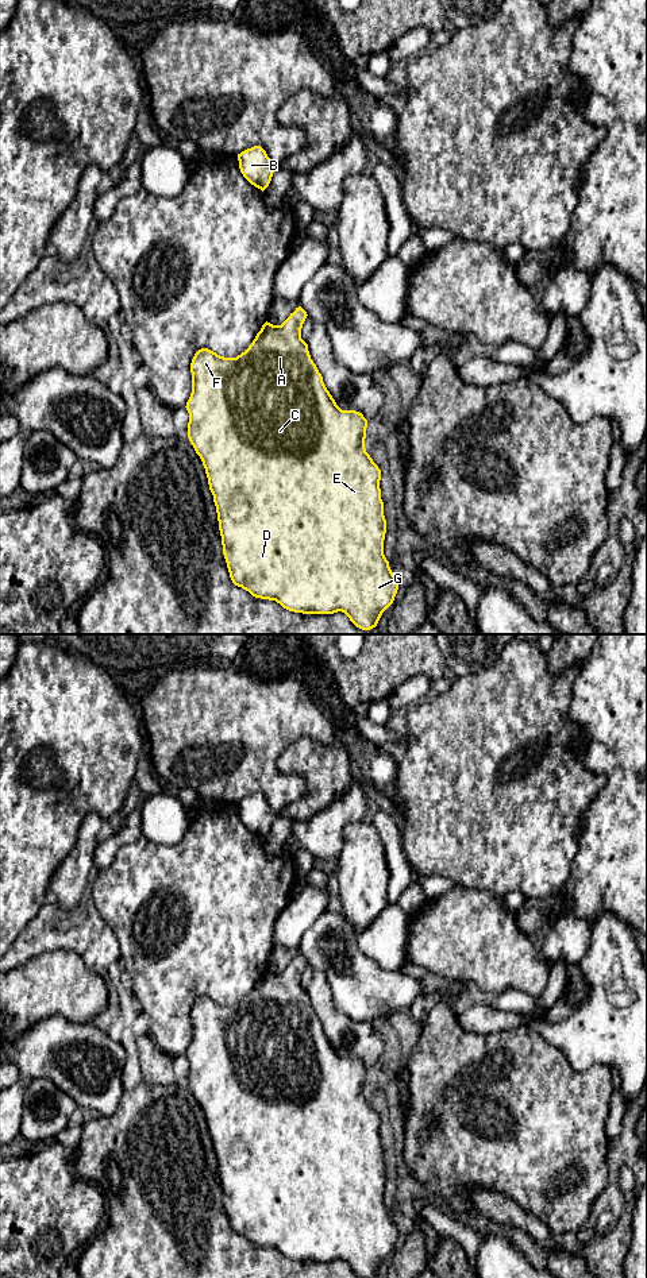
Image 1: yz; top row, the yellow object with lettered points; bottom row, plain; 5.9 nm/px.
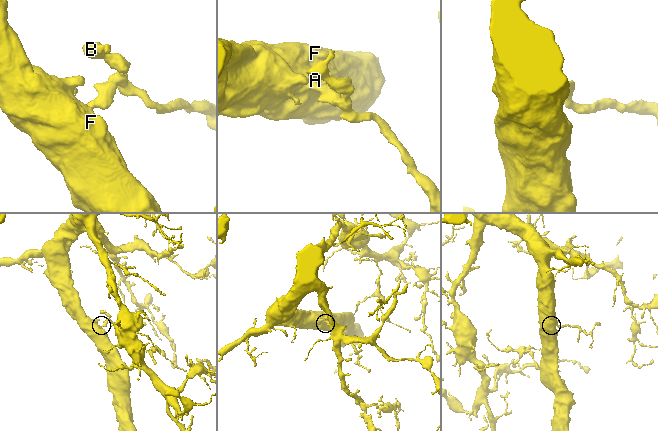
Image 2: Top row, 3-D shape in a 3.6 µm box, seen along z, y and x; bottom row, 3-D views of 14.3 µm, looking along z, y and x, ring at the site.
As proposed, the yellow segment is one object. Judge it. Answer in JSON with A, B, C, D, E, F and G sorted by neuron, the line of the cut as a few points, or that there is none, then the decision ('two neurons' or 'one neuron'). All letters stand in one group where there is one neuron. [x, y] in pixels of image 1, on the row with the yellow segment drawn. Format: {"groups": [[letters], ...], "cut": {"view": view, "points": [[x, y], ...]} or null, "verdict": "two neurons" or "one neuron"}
{"groups": [["A", "B", "C", "D", "E", "F", "G"]], "cut": null, "verdict": "one neuron"}

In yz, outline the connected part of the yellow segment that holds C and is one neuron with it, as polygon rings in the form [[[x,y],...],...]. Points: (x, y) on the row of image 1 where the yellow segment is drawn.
[[[299,306],[281,325],[266,321],[249,348],[236,358],[224,358],[208,348],[201,348],[195,354],[190,363],[192,393],[185,406],[189,413],[188,439],[205,468],[216,506],[223,555],[232,583],[255,598],[276,601],[289,611],[303,614],[342,611],[357,628],[370,630],[377,626],[382,613],[393,603],[398,590],[397,579],[384,555],[386,520],[380,489],[381,470],[365,448],[367,420],[359,412],[342,410],[336,405],[311,359],[308,344],[301,339],[301,328],[307,316],[307,312]]]

